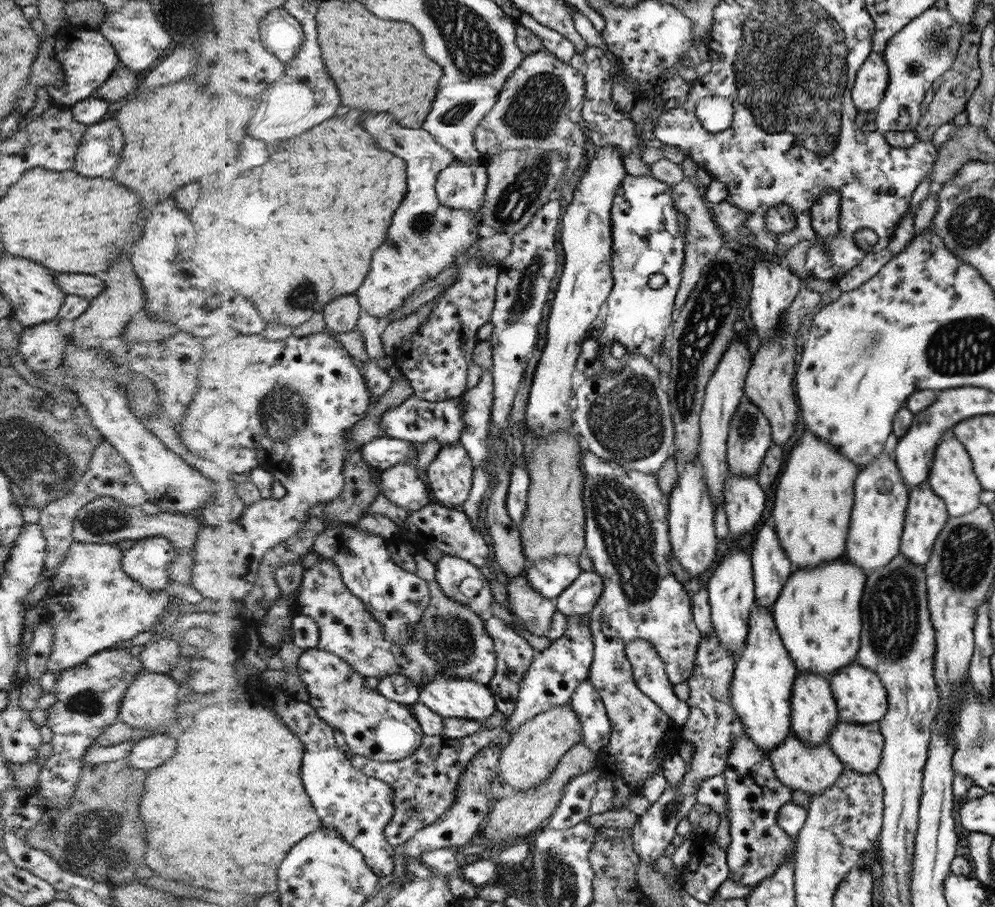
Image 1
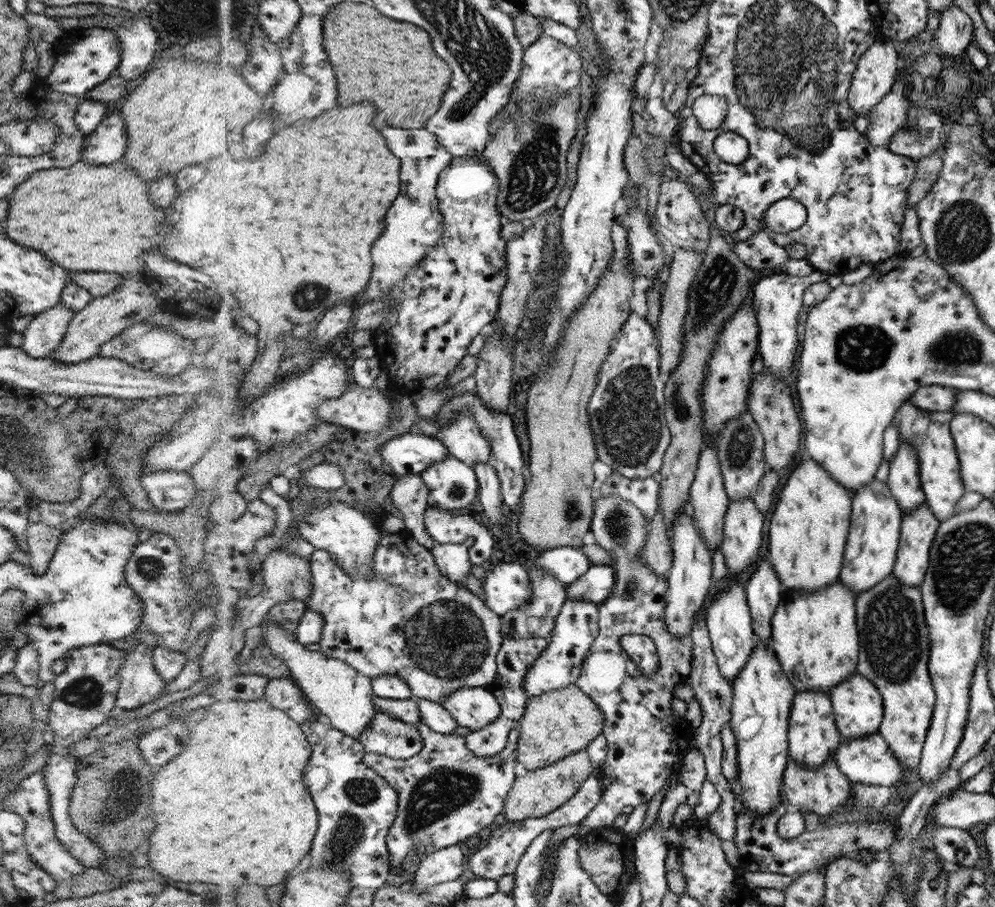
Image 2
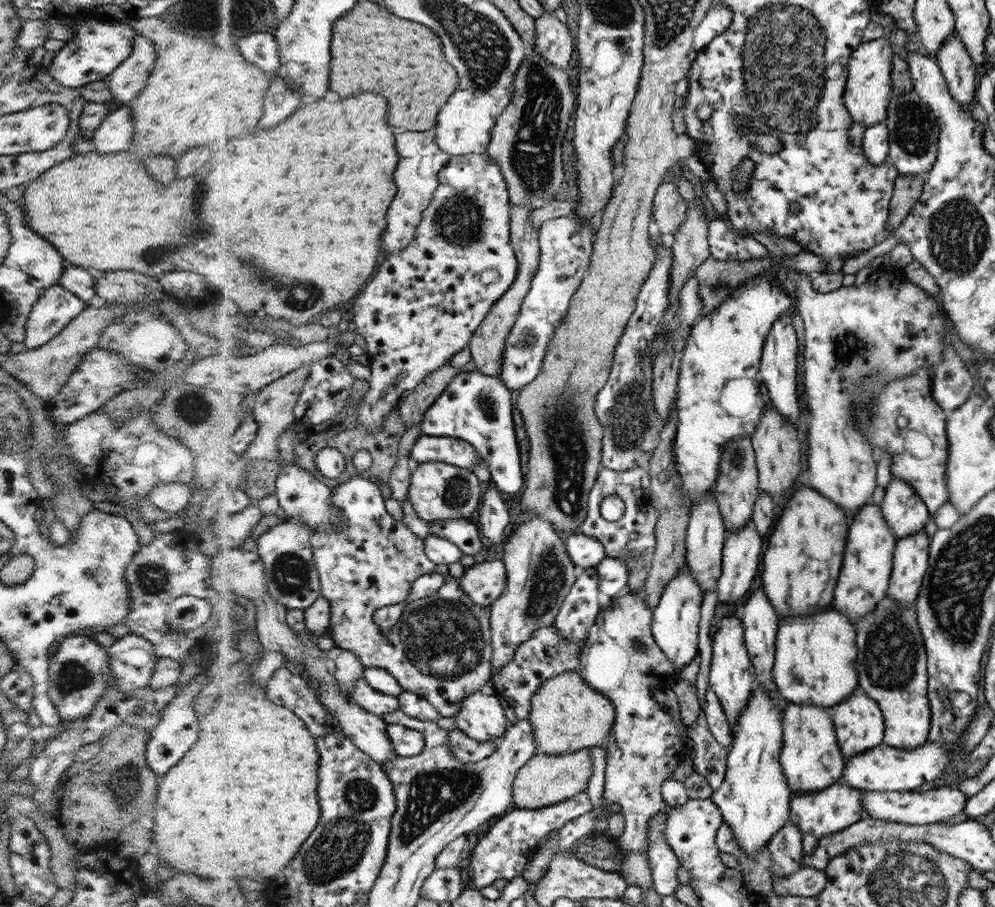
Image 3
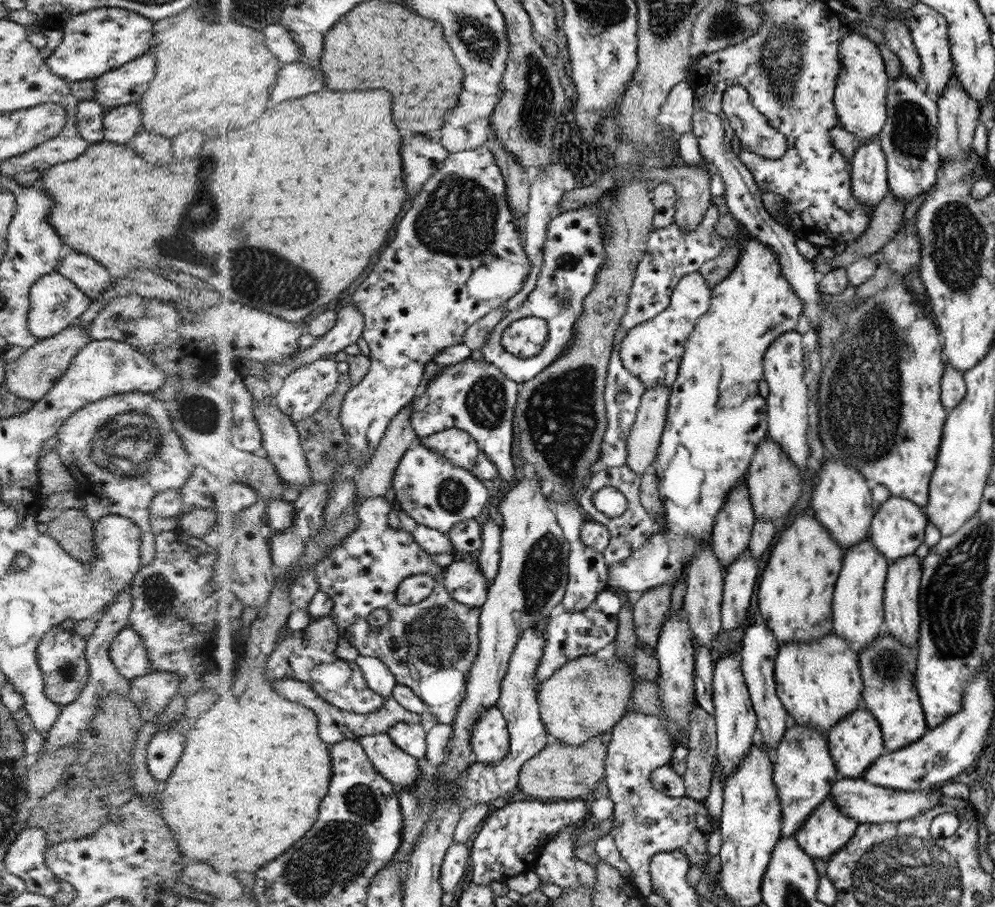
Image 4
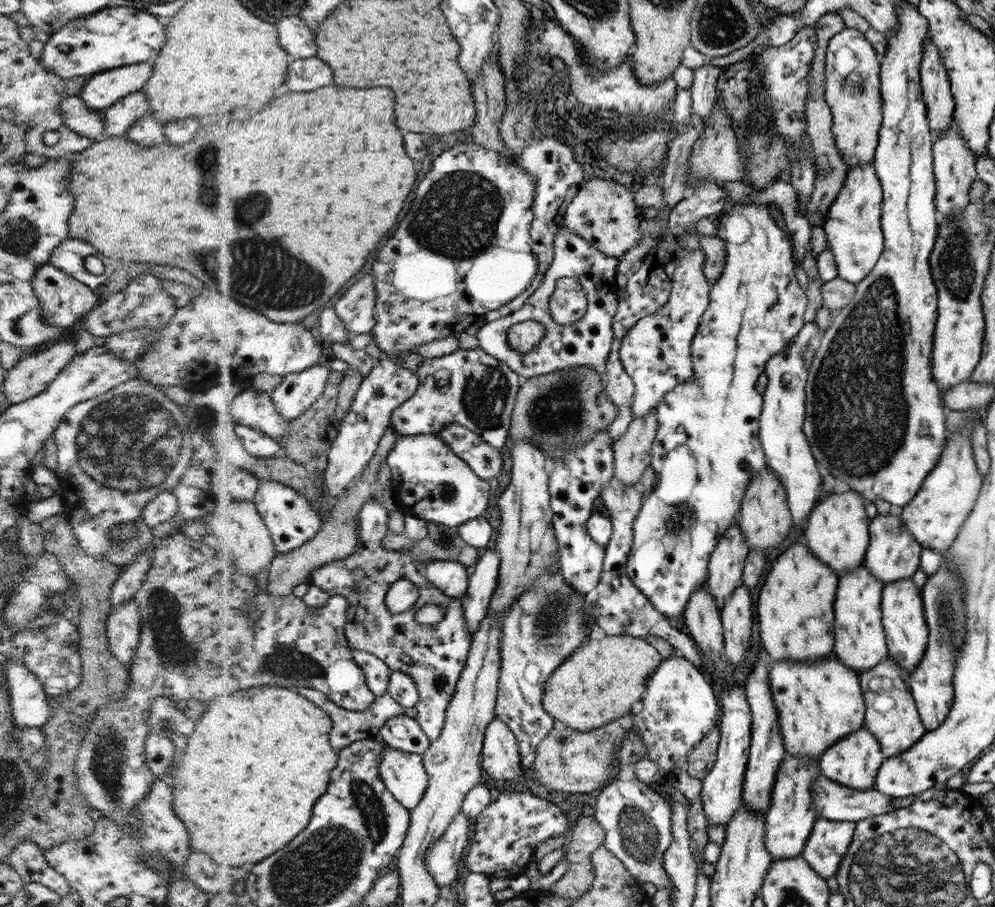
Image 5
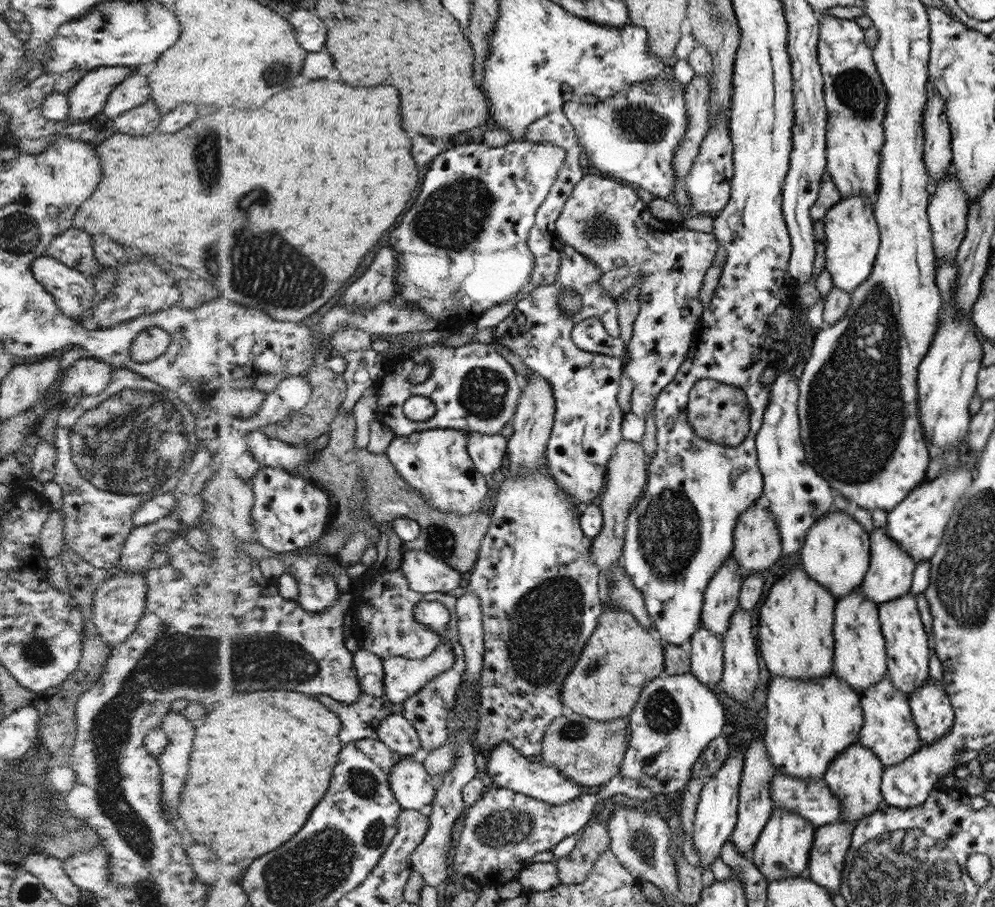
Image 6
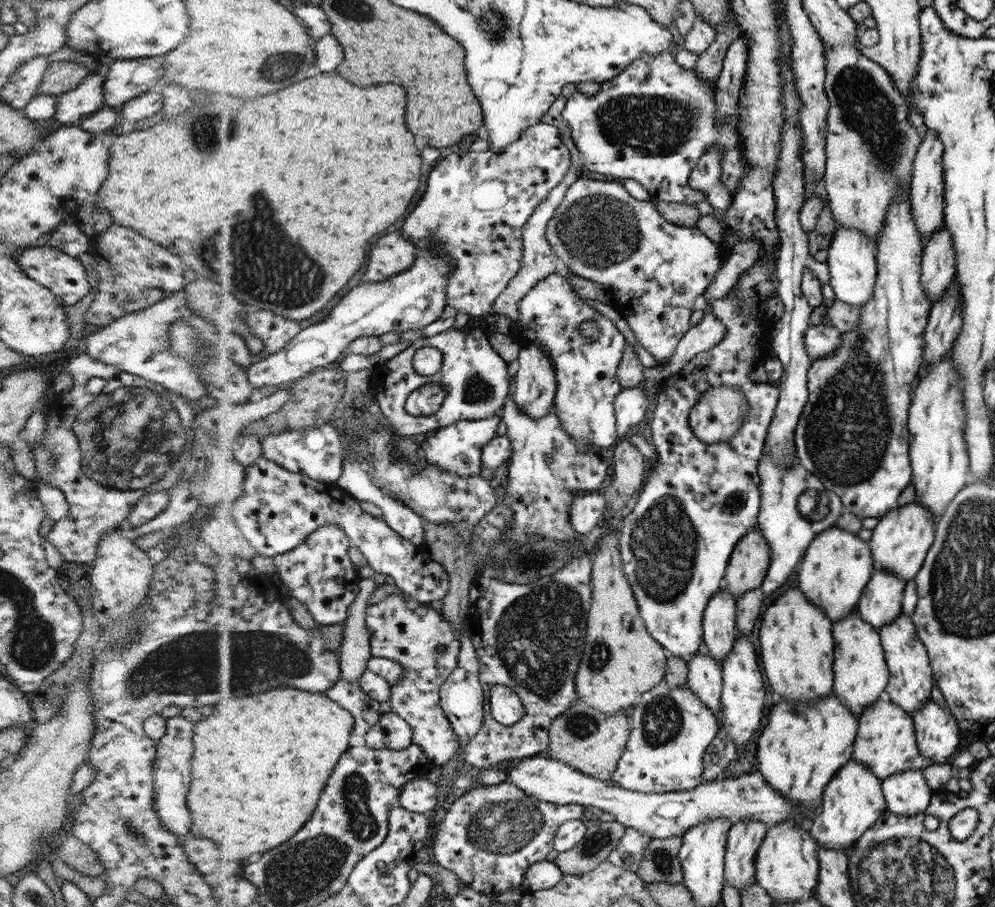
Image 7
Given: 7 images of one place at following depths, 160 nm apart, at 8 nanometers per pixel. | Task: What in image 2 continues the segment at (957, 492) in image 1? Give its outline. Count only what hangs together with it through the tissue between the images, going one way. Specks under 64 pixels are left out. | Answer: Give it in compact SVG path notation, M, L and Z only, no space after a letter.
M907 400L899 408L892 422L892 425L900 427L901 442L912 443L919 454L919 475L926 493L926 503L940 522L951 519L955 514L957 502L966 491L960 472L958 449L951 433L950 420L953 415L951 411L930 412L914 405L914 401Z

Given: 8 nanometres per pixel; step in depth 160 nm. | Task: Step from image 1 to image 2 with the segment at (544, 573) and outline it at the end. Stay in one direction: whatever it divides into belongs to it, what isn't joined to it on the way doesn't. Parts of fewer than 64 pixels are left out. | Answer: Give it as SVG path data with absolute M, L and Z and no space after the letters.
M571 545L545 550L533 560L533 564L545 572L554 573L555 578L568 585L574 583L592 566L590 557L582 548Z

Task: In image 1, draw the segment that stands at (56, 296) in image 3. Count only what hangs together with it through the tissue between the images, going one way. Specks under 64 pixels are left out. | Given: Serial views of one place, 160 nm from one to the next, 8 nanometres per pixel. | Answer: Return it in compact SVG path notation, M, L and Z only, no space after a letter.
M58 319L24 327L19 335L19 352L25 363L34 370L50 370L60 366L66 337L58 327Z

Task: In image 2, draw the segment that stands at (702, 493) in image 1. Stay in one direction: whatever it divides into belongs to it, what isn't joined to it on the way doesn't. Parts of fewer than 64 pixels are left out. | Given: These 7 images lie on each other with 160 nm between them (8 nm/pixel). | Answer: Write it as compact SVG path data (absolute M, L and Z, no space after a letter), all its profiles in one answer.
M689 506L686 511L675 520L674 528L671 530L674 536L670 538L673 550L673 565L667 573L667 609L664 616L664 624L667 632L676 638L688 636L695 628L696 616L702 612L706 594L712 580L712 550L708 548L707 541L701 535L699 528L695 525L695 516Z

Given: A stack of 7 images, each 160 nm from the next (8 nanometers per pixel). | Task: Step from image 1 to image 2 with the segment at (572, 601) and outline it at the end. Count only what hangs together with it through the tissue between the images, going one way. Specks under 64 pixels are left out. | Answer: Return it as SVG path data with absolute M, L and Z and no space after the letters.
M592 565L569 586L568 599L591 601L599 605L615 591L616 573L611 565Z

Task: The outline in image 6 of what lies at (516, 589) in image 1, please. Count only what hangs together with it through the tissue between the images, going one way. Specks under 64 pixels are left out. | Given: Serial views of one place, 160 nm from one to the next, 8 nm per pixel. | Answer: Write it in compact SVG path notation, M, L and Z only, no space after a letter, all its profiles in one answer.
M407 550L402 559L402 570L411 580L411 588L421 594L453 594L460 593L465 588L467 575L448 564L448 561L435 557L430 552L422 550Z

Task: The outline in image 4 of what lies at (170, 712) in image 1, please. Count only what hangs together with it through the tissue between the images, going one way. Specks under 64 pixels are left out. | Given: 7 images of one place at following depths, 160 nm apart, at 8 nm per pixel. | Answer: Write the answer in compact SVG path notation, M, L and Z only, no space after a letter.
M130 625L111 642L109 656L117 672L129 681L153 671L145 652L145 642Z

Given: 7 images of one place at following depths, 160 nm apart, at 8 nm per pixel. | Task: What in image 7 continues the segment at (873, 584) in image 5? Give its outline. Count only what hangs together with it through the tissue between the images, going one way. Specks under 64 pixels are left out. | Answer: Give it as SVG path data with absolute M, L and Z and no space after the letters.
M856 611L834 623L834 694L857 714L876 702L890 682L890 666L886 666L881 639L875 626L864 621Z

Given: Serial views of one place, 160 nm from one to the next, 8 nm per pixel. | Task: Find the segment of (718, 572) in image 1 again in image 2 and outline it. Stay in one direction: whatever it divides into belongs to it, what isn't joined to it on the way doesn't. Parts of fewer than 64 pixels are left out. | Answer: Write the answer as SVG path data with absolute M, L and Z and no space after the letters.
M734 581L732 586L728 586L726 590L718 593L710 602L709 610L704 619L710 634L710 642L712 643L718 670L732 684L736 676L742 672L744 664L748 662L750 654L754 652L757 646L751 608L747 602L746 585Z

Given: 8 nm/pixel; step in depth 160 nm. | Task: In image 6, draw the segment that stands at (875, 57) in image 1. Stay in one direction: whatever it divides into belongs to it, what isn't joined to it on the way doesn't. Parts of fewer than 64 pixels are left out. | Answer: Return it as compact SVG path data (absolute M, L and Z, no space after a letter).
M825 10L818 12L819 44L818 59L823 73L823 92L827 108L827 172L829 179L836 184L841 198L852 195L864 195L872 198L874 204L878 194L878 174L880 174L880 151L884 146L884 118L888 97L883 80L876 72L873 48L865 42L865 30L854 20L842 20L828 16Z

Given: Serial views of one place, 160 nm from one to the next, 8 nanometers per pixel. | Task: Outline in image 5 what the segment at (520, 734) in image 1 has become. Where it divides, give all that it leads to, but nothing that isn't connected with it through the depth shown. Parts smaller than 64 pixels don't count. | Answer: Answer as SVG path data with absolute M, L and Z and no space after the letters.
M599 635L584 643L547 680L544 707L556 723L561 722L570 729L590 732L604 727L635 710L662 662L662 654L645 638Z

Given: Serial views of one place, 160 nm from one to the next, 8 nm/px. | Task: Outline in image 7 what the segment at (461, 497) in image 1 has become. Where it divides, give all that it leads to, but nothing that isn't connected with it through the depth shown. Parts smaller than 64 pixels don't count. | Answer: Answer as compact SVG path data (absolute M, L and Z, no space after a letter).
M500 413L482 420L463 420L452 426L440 429L435 436L428 437L421 446L420 452L423 464L433 464L442 470L455 472L460 476L474 476L483 472L482 452L484 446L494 439L498 424L500 424Z

